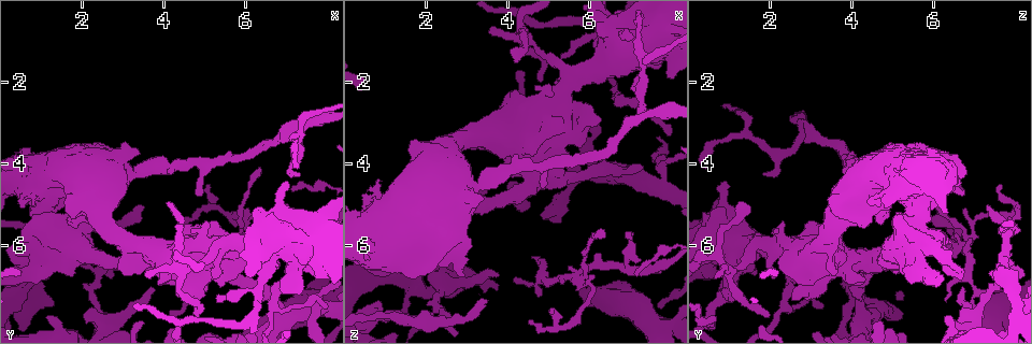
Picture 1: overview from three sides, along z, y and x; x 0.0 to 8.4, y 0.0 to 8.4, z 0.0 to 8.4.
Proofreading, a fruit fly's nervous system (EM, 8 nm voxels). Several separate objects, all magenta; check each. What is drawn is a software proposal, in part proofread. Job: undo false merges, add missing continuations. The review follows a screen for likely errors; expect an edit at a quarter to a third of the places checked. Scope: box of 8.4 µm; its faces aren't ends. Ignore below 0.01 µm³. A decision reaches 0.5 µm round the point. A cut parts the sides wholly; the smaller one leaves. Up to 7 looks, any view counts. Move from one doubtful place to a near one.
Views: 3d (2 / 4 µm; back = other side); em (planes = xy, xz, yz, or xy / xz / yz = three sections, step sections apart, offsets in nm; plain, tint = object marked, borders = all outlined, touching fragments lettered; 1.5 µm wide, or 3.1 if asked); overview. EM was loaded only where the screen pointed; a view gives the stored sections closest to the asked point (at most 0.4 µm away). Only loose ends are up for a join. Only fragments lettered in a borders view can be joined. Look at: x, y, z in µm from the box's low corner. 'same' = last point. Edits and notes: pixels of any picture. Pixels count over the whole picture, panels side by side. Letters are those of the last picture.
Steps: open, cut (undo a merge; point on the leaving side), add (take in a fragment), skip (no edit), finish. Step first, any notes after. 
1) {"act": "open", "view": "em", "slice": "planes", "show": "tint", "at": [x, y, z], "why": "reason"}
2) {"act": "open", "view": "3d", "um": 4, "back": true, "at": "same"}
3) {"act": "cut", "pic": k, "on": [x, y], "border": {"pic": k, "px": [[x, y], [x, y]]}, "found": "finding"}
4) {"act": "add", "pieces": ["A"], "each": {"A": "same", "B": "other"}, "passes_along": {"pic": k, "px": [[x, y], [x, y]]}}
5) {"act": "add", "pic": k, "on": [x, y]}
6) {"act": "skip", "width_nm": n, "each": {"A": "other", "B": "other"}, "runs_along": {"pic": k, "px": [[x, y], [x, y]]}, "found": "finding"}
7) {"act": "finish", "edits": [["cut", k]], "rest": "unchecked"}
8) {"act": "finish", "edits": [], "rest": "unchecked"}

{"act": "open", "view": "em", "slice": "planes", "show": "borders", "at": [7.35, 3.35, 1.50], "why": "branch point"}

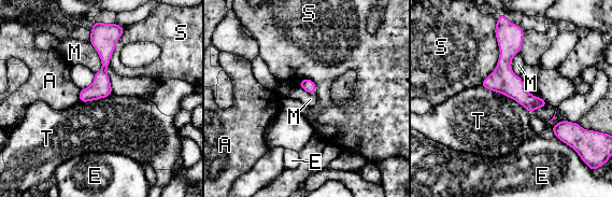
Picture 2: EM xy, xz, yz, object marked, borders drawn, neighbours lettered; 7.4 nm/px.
{"act": "skip", "width_nm": 150, "each": {"A": "other", "E": "other", "M": "other", "S": "other", "T": "other"}, "border": {"pic": 2, "px": [[481, 84], [511, 97], [528, 113]]}, "found": "all the same neuron"}

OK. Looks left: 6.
{"act": "open", "view": "em", "slice": "planes", "show": "plain", "at": [4.80, 4.85, 4.60], "why": "an open end"}

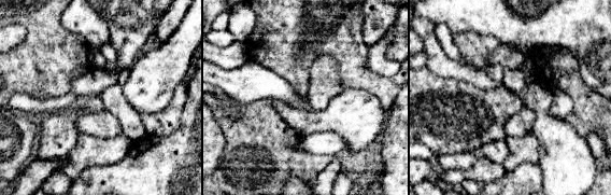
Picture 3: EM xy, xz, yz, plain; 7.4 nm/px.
{"act": "open", "view": "em", "slice": "planes", "show": "borders", "at": "same"}

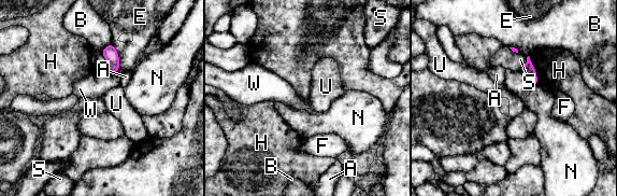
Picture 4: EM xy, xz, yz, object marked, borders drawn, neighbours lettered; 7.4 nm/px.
{"act": "skip", "each": {"A": "other", "B": "other", "E": "other", "F": "other", "H": "other", "N": "other", "S": "other", "U": "other", "W": "other"}, "border": {"pic": 4, "px": [[539, 83], [530, 86]]}, "found": "no lettered fragment goes on from it"}

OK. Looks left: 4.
{"act": "open", "view": "em", "slice": "xz", "step": 8, "show": "tint", "at": [6.95, 5.65, 6.55], "why": "branch point"}

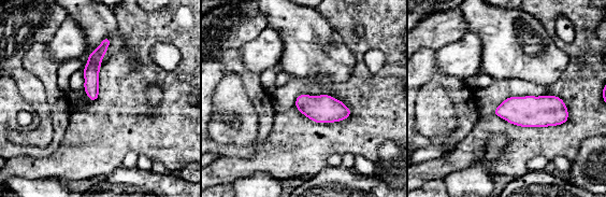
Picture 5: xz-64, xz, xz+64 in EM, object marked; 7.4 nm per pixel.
{"act": "open", "view": "em", "slice": "planes", "show": "borders", "at": "same"}

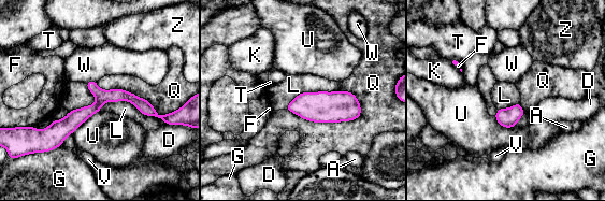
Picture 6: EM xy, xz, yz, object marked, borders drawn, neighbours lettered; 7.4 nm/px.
{"act": "skip", "each": {"A": "other", "D": "other", "F": "other", "G": "other", "K": "other", "L": "other", "Q": "other", "T": "other", "U": "other", "V": "other", "W": "other", "Z": "other"}, "runs_along": {"pic": 6, "px": [[154, 113], [130, 97], [105, 96], [51, 142]]}, "found": "one neuron here"}

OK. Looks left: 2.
{"act": "finish", "edits": [], "rest": "unchecked"}

